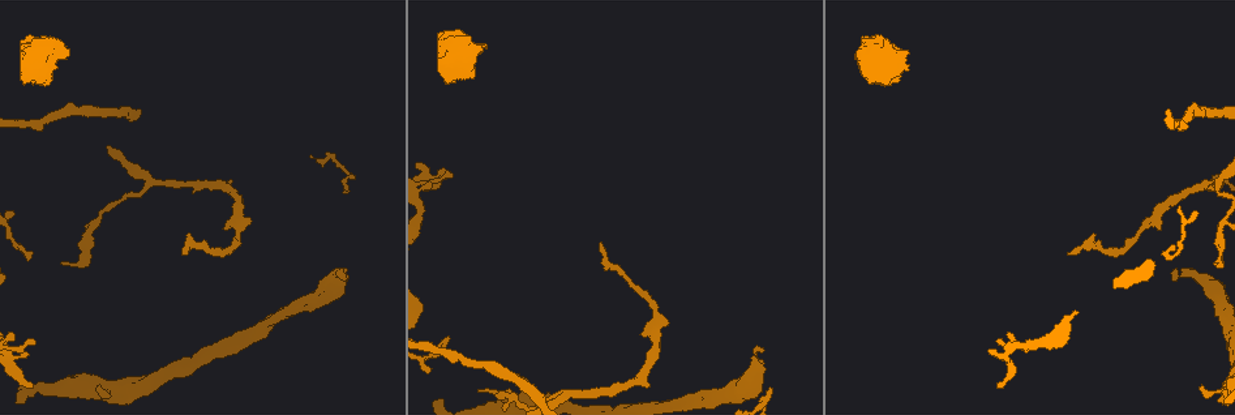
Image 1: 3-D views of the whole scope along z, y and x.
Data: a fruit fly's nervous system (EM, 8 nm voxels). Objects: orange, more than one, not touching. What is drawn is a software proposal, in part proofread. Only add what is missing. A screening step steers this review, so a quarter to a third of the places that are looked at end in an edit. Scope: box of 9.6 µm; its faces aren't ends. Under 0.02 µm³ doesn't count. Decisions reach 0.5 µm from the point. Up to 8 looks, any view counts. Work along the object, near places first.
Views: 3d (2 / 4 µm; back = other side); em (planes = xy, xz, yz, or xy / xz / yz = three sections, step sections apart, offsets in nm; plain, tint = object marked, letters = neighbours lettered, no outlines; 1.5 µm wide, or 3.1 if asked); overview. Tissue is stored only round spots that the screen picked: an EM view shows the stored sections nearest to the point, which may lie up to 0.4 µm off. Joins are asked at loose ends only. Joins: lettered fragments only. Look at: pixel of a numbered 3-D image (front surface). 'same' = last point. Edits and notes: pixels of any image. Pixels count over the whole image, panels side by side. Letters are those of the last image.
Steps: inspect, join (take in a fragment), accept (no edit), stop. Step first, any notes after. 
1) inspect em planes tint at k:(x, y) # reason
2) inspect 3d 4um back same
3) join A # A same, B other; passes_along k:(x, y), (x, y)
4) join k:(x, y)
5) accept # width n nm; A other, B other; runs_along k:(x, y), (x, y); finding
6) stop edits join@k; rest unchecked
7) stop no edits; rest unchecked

inspect em yz step 8 letters at 1:(96, 388)

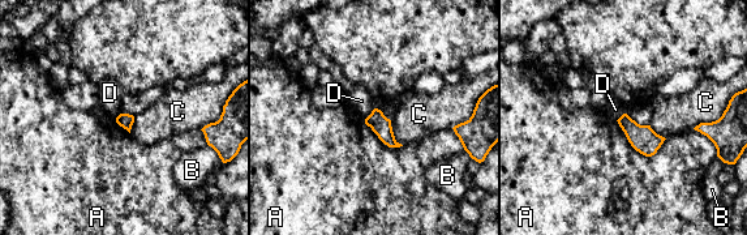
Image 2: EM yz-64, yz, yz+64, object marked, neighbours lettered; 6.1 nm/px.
accept # longest_contact A 340 nm; A other, B other, C other, D other; none of them fits

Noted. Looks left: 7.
inspect 3d 4um at 1:(64, 263) # thin end

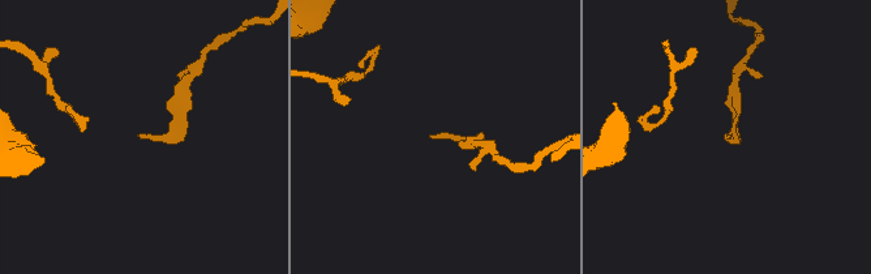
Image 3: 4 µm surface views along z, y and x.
inspect em planes letters at 3:(137, 134)

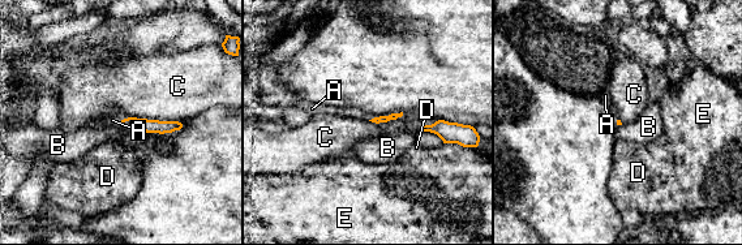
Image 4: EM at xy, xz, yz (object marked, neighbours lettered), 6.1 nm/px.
join A # longest_contact C 320 nm; A same, B other, C other, D other, E other; the neuron continues

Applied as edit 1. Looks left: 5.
inspect overview

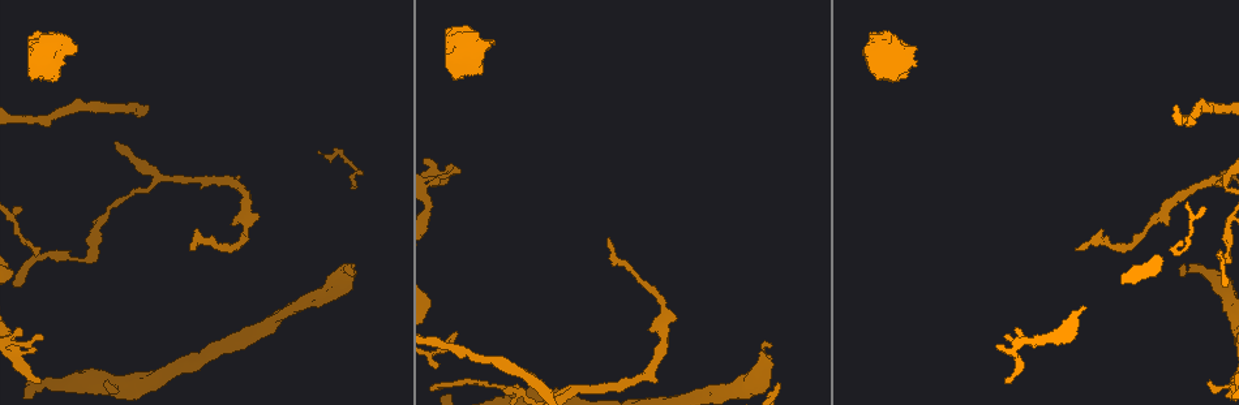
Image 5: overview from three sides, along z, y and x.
inspect em planes letters at 5:(437, 178) # an open end

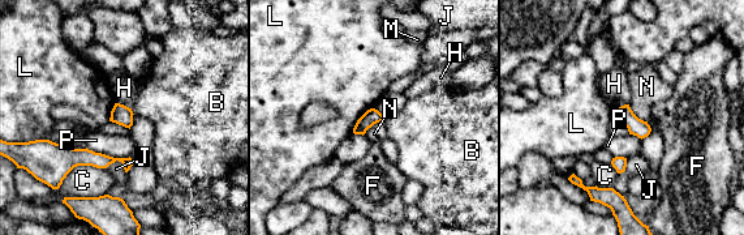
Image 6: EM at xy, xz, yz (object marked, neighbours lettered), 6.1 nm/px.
accept # longest_contact C 280 nm; B other, C other, F other, H other, J other, L other, M other, N other, P other; border 6:(628, 103), (629, 109), (646, 122); none of them fits

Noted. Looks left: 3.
stop edits join@4; rest unchecked

